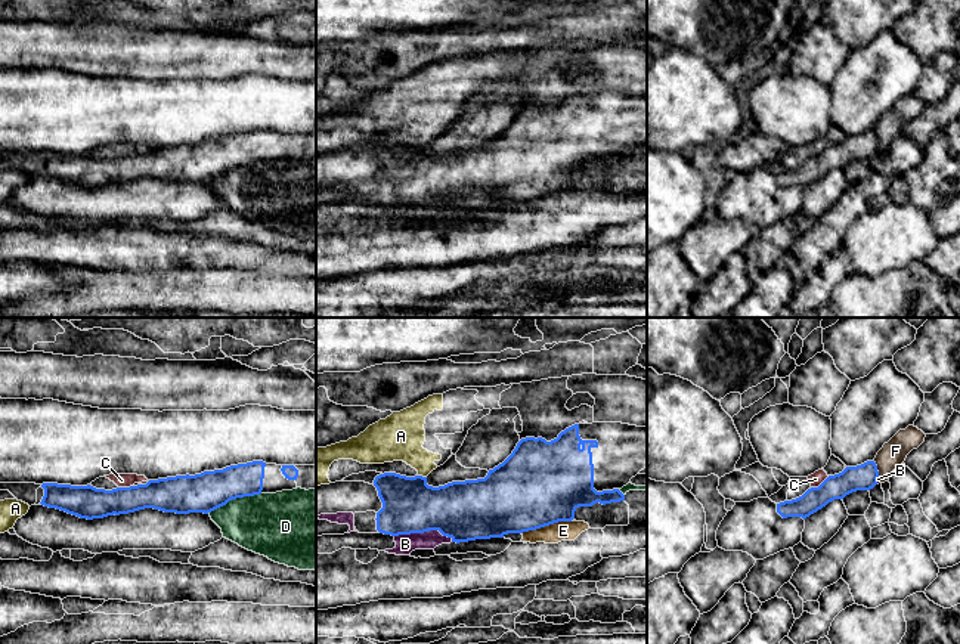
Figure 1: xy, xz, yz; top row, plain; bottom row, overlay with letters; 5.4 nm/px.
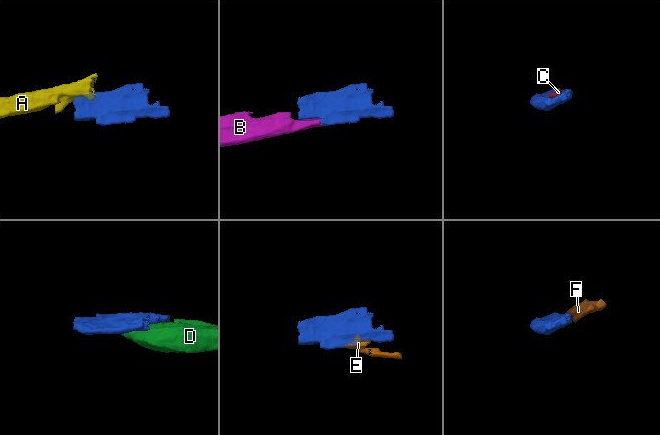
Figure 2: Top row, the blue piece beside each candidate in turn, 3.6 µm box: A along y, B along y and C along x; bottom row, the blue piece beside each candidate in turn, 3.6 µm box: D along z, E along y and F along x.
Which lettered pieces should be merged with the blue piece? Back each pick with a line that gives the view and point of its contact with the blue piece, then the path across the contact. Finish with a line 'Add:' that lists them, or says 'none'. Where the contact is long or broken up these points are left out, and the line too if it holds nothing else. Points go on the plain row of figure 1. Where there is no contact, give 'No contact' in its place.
B: Touches blue at xz (424, 200). Path across: xz (464, 180), (440, 183), (424, 200), (417, 201), (405, 213)
Add: B

